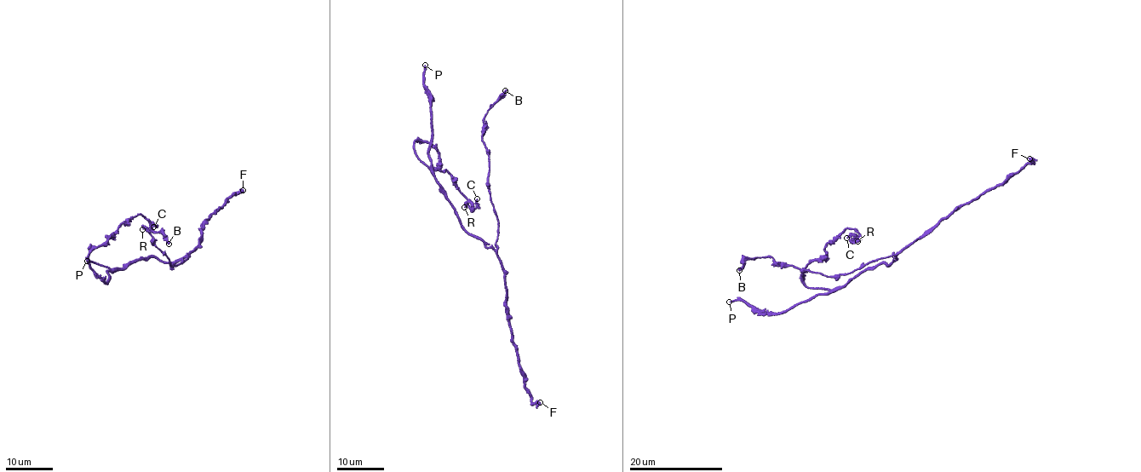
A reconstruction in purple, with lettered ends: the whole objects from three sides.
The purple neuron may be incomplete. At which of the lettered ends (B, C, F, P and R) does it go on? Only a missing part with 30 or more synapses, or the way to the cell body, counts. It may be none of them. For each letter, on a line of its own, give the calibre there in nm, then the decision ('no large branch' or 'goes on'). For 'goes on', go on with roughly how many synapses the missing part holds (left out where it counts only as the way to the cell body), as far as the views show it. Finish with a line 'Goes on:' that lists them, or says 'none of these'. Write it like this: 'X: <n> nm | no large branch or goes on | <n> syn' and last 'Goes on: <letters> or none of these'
B: 200 nm | no large branch
C: 160 nm | no large branch
F: 440 nm | no large branch
P: 200 nm | goes on | 110 syn
R: 260 nm | no large branch
Goes on: P

